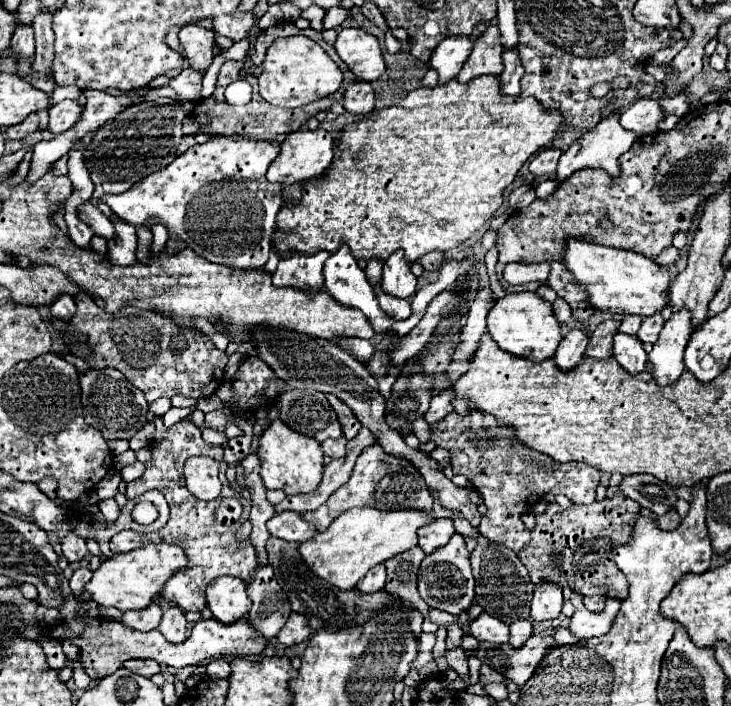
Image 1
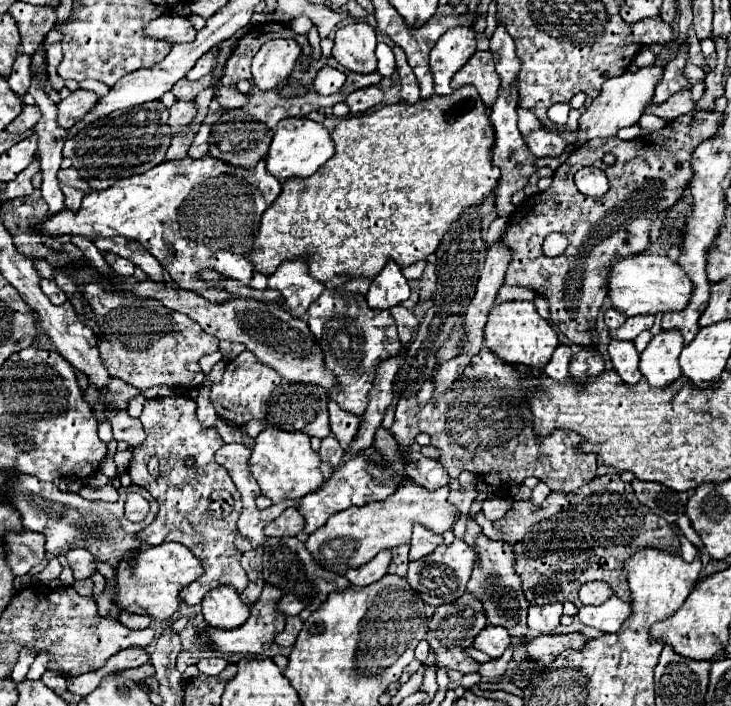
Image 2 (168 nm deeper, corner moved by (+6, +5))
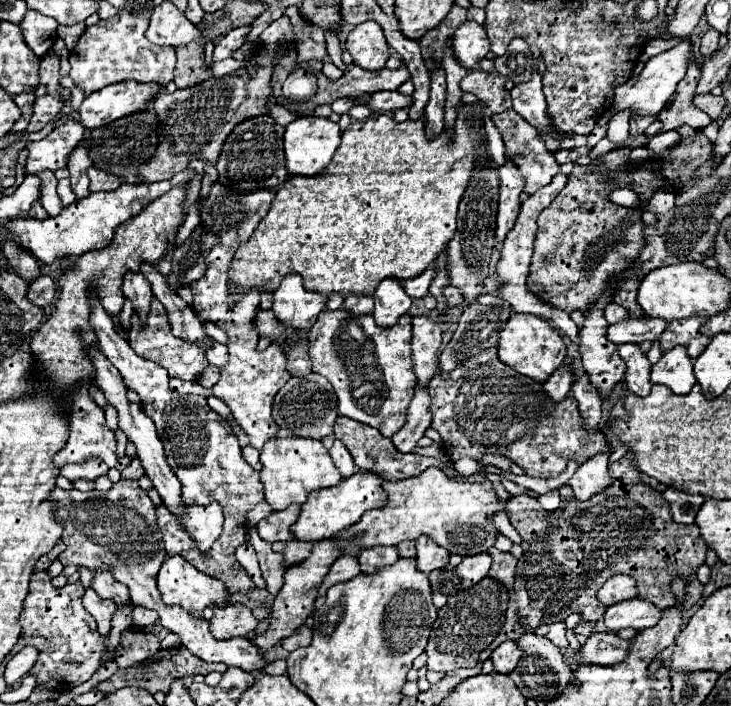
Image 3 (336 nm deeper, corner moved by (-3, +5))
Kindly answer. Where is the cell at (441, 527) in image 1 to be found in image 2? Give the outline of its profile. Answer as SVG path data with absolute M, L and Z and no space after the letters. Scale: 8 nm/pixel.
M415 525L413 527L413 537L409 541L411 551L409 551L409 561L419 561L421 557L427 557L429 553L433 553L439 545L443 543L441 535L431 533L429 529L425 529L423 525Z

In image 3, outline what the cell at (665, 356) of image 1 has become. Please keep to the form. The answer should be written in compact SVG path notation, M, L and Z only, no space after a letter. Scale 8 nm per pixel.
M682 345L664 351L658 363L652 367L650 375L652 375L652 383L666 385L678 395L690 393L690 389L696 383L696 377L692 373L692 359L688 357Z

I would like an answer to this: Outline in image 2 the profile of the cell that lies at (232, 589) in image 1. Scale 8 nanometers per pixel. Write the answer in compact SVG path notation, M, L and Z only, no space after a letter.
M223 585L205 595L203 617L209 627L237 629L249 619L249 607L239 599L239 595L231 587Z

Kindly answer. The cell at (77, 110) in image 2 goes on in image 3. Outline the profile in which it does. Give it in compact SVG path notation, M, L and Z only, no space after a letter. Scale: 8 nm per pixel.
M136 81L106 85L104 89L90 93L82 101L78 109L78 119L86 129L108 125L110 121L116 121L118 117L124 117L126 113L148 109L146 105L154 89L160 91L156 83L136 83Z

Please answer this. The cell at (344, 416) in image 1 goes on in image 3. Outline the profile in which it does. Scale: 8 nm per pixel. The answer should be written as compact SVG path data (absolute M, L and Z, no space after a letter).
M338 417L336 419L336 425L334 425L334 435L336 435L336 439L340 439L348 447L350 455L354 457L356 467L360 467L364 471L372 471L372 473L380 475L386 481L406 479L406 477L412 477L414 473L420 473L420 471L424 471L428 467L452 465L452 461L446 455L442 455L440 459L430 459L430 457L422 457L422 455L416 455L416 453L402 455L398 449L394 449L392 439L382 437L382 433L378 433L378 429L374 429L370 425L362 425L360 421L354 421L354 419Z

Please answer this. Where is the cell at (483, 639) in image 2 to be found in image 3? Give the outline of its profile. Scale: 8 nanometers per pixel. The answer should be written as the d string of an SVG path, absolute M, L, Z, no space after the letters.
M504 641L492 651L490 659L494 661L494 669L498 673L510 673L522 655L524 653L518 649L516 641Z

